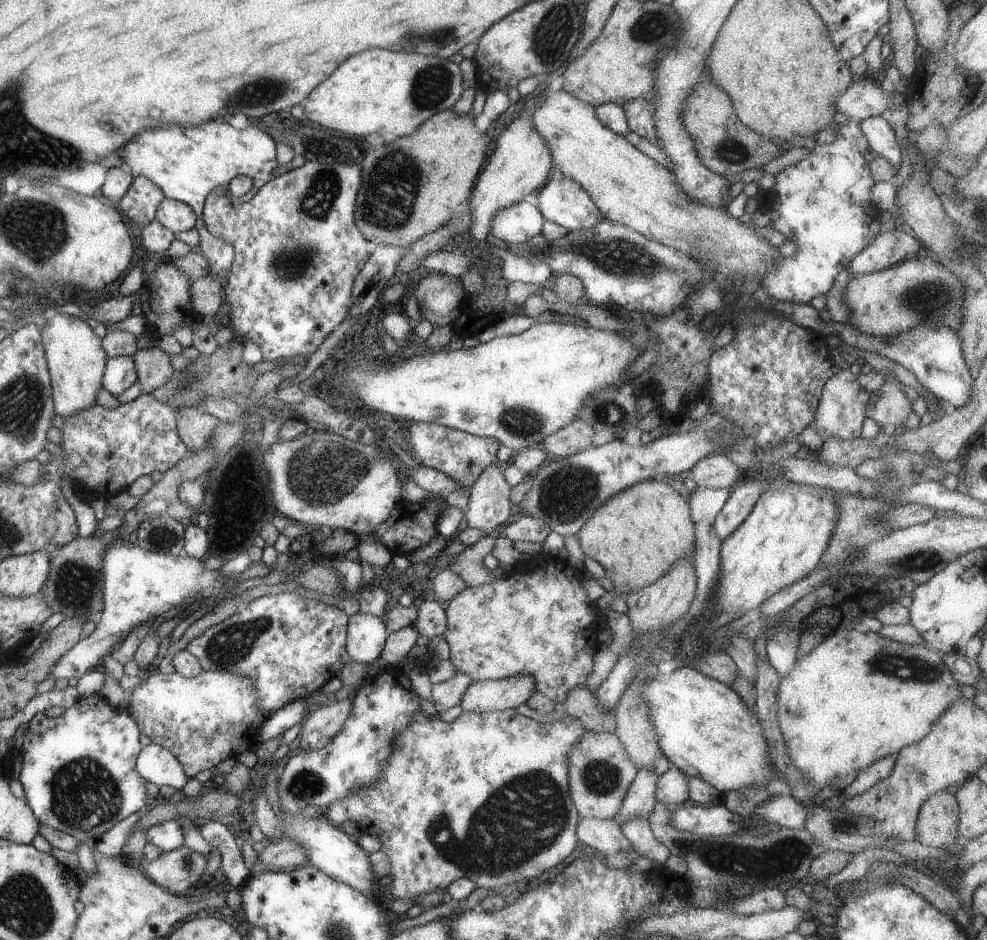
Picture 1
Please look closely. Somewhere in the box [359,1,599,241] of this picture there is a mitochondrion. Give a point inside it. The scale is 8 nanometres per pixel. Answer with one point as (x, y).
(553, 35)

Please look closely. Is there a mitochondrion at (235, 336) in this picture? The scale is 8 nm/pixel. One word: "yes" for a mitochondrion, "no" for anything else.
no

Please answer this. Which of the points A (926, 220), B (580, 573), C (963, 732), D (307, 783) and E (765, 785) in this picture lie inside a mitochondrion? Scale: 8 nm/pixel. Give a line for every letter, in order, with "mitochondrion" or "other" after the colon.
A: other
B: other
C: other
D: mitochondrion
E: other

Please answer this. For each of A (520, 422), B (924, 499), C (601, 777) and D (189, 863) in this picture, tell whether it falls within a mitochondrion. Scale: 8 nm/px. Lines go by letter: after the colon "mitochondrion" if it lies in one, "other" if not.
A: mitochondrion
B: other
C: mitochondrion
D: mitochondrion

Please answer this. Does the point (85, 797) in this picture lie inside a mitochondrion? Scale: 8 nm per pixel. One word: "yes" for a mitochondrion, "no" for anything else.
yes

